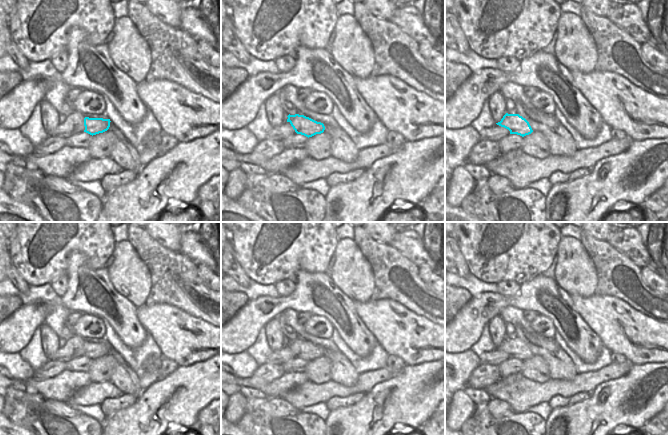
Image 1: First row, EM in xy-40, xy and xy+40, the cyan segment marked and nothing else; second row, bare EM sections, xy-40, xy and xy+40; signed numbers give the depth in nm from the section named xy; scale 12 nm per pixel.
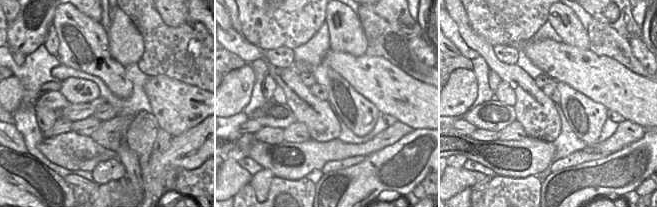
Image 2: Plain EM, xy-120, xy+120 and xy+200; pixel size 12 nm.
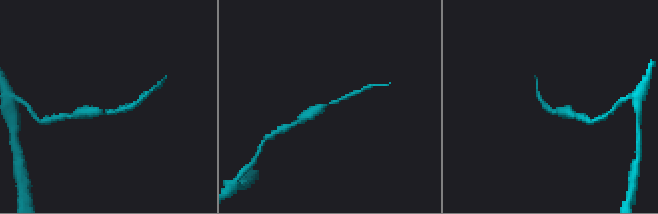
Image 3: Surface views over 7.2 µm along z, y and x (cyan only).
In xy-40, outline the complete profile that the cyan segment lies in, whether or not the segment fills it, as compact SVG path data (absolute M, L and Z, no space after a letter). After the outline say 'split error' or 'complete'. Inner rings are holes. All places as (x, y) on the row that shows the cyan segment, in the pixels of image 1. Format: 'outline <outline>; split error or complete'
outline M84 118L84 132L90 135L96 135L99 133L103 133L107 131L110 127L110 119L103 119L103 118Z; complete

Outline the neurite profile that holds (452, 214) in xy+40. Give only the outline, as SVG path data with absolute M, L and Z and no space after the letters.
M445 199L445 222L482 222L479 218L466 213L462 207L453 207Z

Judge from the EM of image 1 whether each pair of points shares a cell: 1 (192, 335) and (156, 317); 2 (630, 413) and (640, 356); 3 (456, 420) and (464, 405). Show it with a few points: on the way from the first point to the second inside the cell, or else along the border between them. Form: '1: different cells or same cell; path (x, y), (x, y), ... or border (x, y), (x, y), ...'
1: same cell; path (183, 335), (178, 335), (165, 323)
2: different cells; border (658, 362), (645, 362), (633, 365)
3: same cell; path (456, 416), (460, 409)

